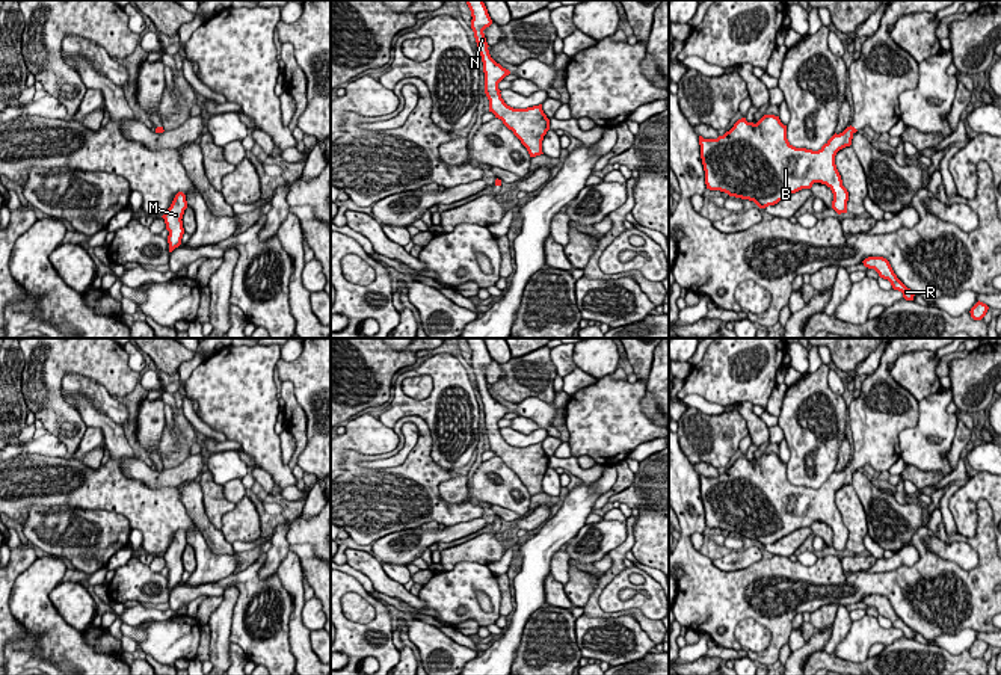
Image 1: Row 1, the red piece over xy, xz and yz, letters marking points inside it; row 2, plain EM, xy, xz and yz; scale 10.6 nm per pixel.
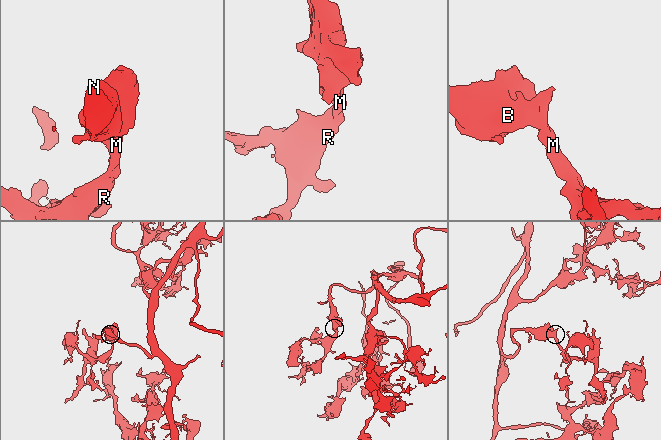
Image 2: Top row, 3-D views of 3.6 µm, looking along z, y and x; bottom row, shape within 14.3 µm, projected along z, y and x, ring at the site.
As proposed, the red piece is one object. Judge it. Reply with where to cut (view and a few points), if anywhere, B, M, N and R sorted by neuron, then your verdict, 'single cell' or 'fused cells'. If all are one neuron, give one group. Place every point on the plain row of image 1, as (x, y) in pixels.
no cut; B M N R; single cell

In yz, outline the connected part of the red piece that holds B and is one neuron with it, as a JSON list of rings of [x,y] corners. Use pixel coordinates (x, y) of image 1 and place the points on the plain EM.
[[[764,453],[756,462],[741,456],[717,477],[699,474],[707,527],[765,547],[821,521],[833,532],[832,547],[838,553],[847,551],[849,530],[842,524],[835,494],[852,483],[856,470],[850,464],[812,489],[788,480],[787,464],[779,455]]]

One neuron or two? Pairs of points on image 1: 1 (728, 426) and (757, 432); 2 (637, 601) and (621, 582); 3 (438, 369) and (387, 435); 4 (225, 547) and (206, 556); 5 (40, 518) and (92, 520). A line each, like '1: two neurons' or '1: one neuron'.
1: two neurons
2: one neuron
3: two neurons
4: two neurons
5: one neuron

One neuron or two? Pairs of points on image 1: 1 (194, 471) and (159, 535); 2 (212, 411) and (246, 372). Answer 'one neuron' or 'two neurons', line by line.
1: two neurons
2: one neuron

